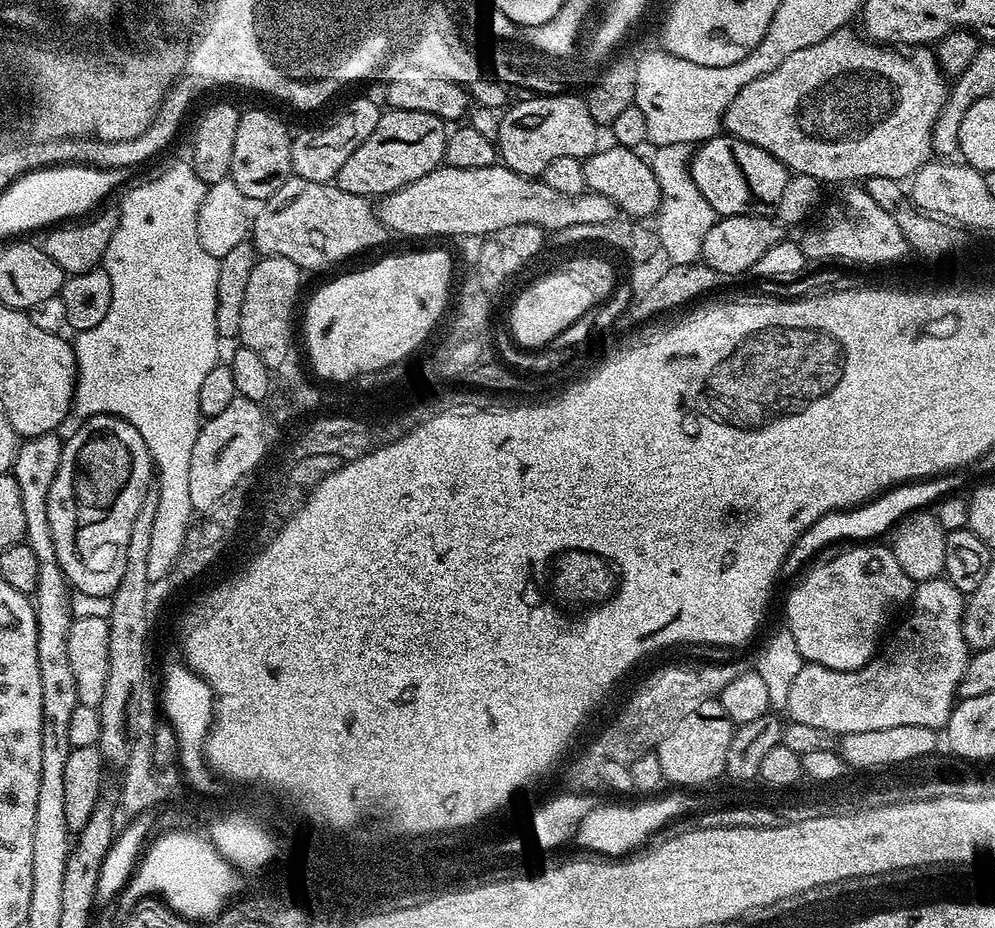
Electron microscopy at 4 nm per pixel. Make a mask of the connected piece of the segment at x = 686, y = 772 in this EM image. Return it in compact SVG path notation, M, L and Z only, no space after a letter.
M719 699L707 700L695 710L687 715L682 722L678 722L674 730L667 734L666 738L654 749L658 762L662 762L662 774L665 781L672 786L682 786L678 784L708 784L711 780L716 780L719 776L725 775L726 750L730 750L730 738L734 731L732 719L722 710Z

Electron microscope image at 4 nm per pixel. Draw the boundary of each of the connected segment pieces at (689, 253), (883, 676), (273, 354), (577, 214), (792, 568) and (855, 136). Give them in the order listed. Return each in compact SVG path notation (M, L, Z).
M674 143L655 147L648 161L660 190L660 210L656 216L656 229L662 248L667 250L673 264L695 263L708 230L717 222L717 214L695 186L690 169L693 149L691 145Z
M946 578L922 580L915 585L908 617L896 633L877 651L866 667L843 672L805 662L790 685L787 715L805 726L818 726L833 734L886 730L890 726L924 726L943 729L958 700L962 674L968 665L970 647L963 638L965 593L959 592Z
M260 256L254 270L250 270L250 282L246 282L238 340L243 347L254 350L269 370L276 370L292 352L292 315L300 296L300 276L301 268L290 262L290 258Z
M497 162L478 170L438 167L418 178L418 182L410 182L383 197L378 204L378 215L389 233L488 238L519 224L536 224L545 230L553 230L579 223L610 222L618 216L618 209L610 198L597 192L585 190L569 194L550 190L543 179L523 176Z
M954 470L950 473L941 473L933 478L924 478L919 481L906 482L889 489L880 496L867 501L855 508L841 510L839 512L828 512L818 520L812 527L801 534L796 540L795 546L788 552L783 560L781 575L783 577L794 575L801 567L807 565L808 561L816 552L824 546L842 538L854 538L853 540L872 540L878 538L880 534L891 531L896 524L903 520L909 513L921 511L937 500L944 499L945 496L959 493L964 484L964 475L961 471Z
M848 26L839 28L837 32L822 38L822 42L814 42L814 46L794 50L794 54L781 60L778 66L774 66L774 70L770 70L770 74L762 74L762 78L754 78L754 82L742 86L742 90L738 90L738 94L734 94L734 102L730 102L730 106L724 112L723 131L727 135L737 136L742 142L750 142L754 146L774 154L774 158L778 158L778 162L782 162L788 167L789 173L809 175L810 178L819 180L825 185L836 184L835 186L840 186L845 182L866 182L875 176L894 178L904 182L915 176L916 171L923 164L929 163L930 157L933 155L932 131L934 130L934 122L948 97L949 81L937 67L936 53L931 47L912 46L907 50L901 50L896 46L875 43L865 38L859 31L856 31L857 33L851 32L850 29L851 27Z

